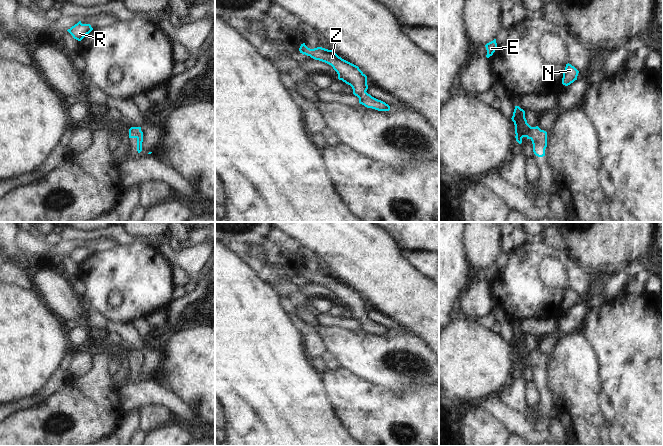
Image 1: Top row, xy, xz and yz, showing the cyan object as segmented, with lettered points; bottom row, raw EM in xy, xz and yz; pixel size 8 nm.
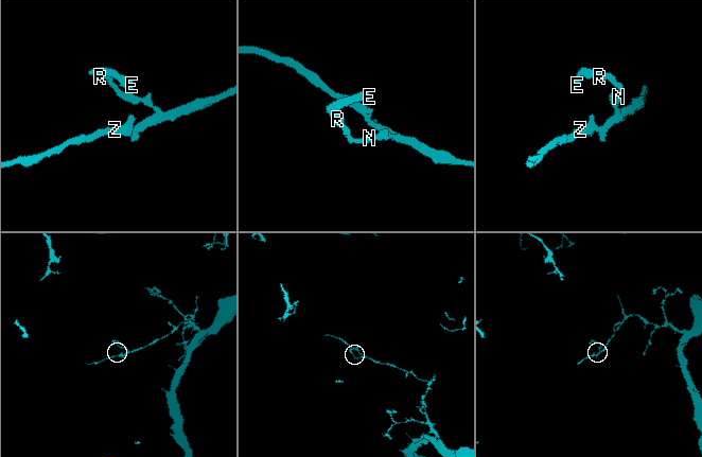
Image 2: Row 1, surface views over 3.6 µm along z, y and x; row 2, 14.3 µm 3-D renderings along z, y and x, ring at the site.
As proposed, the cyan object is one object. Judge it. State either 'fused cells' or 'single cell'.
single cell

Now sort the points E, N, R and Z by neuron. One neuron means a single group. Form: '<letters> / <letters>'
E N R Z

